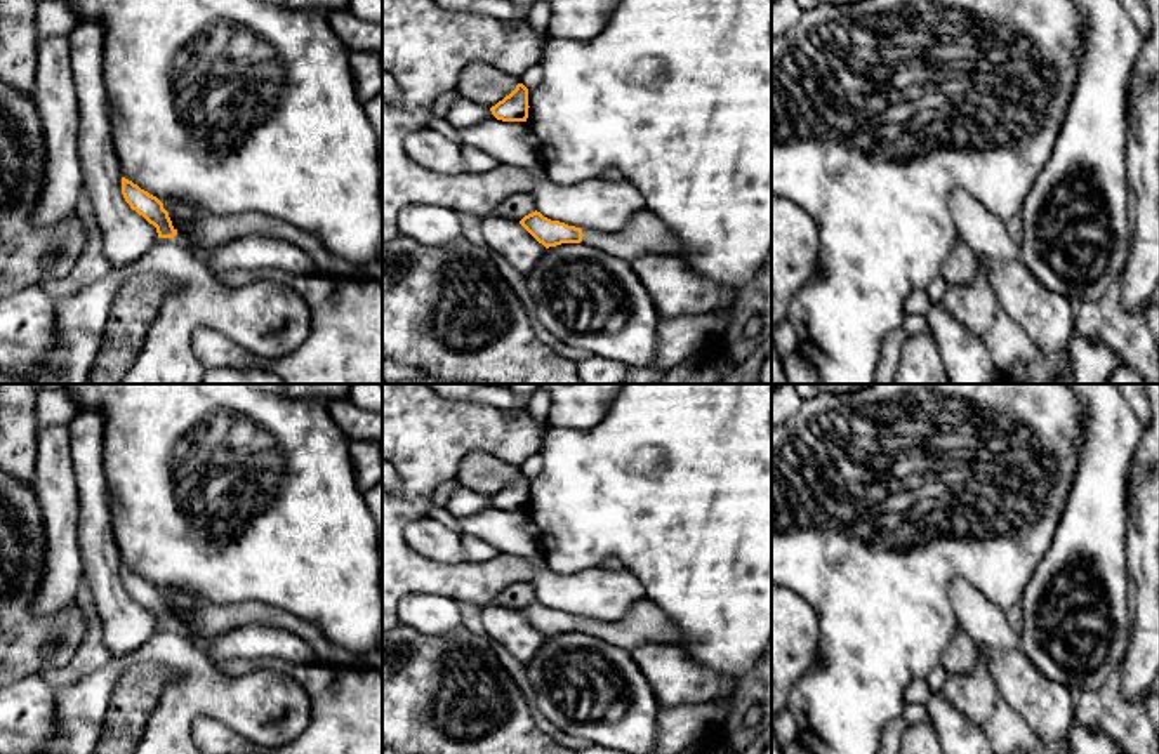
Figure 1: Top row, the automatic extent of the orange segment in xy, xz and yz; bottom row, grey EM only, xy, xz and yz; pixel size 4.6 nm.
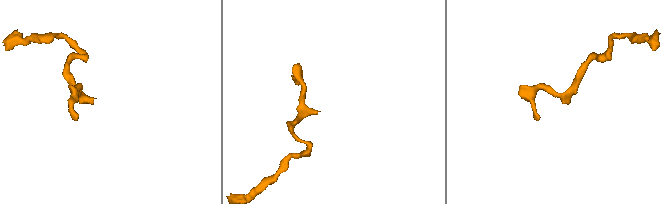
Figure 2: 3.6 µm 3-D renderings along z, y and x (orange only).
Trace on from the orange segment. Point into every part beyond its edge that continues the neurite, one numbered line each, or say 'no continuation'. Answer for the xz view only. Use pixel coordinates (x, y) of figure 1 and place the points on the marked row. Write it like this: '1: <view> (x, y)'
1: xz (645, 233)

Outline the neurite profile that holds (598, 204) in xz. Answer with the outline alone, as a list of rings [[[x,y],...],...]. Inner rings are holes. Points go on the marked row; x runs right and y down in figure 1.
[[[487,108],[487,116],[476,127],[457,129],[457,134],[462,144],[527,170],[533,179],[530,196],[537,212],[551,221],[619,233],[634,214],[646,210],[643,195],[629,181],[608,181],[599,175],[573,186],[554,184],[540,158],[542,144],[527,122],[497,120]]]

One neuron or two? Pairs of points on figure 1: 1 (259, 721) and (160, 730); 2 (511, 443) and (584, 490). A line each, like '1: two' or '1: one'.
1: one
2: two

